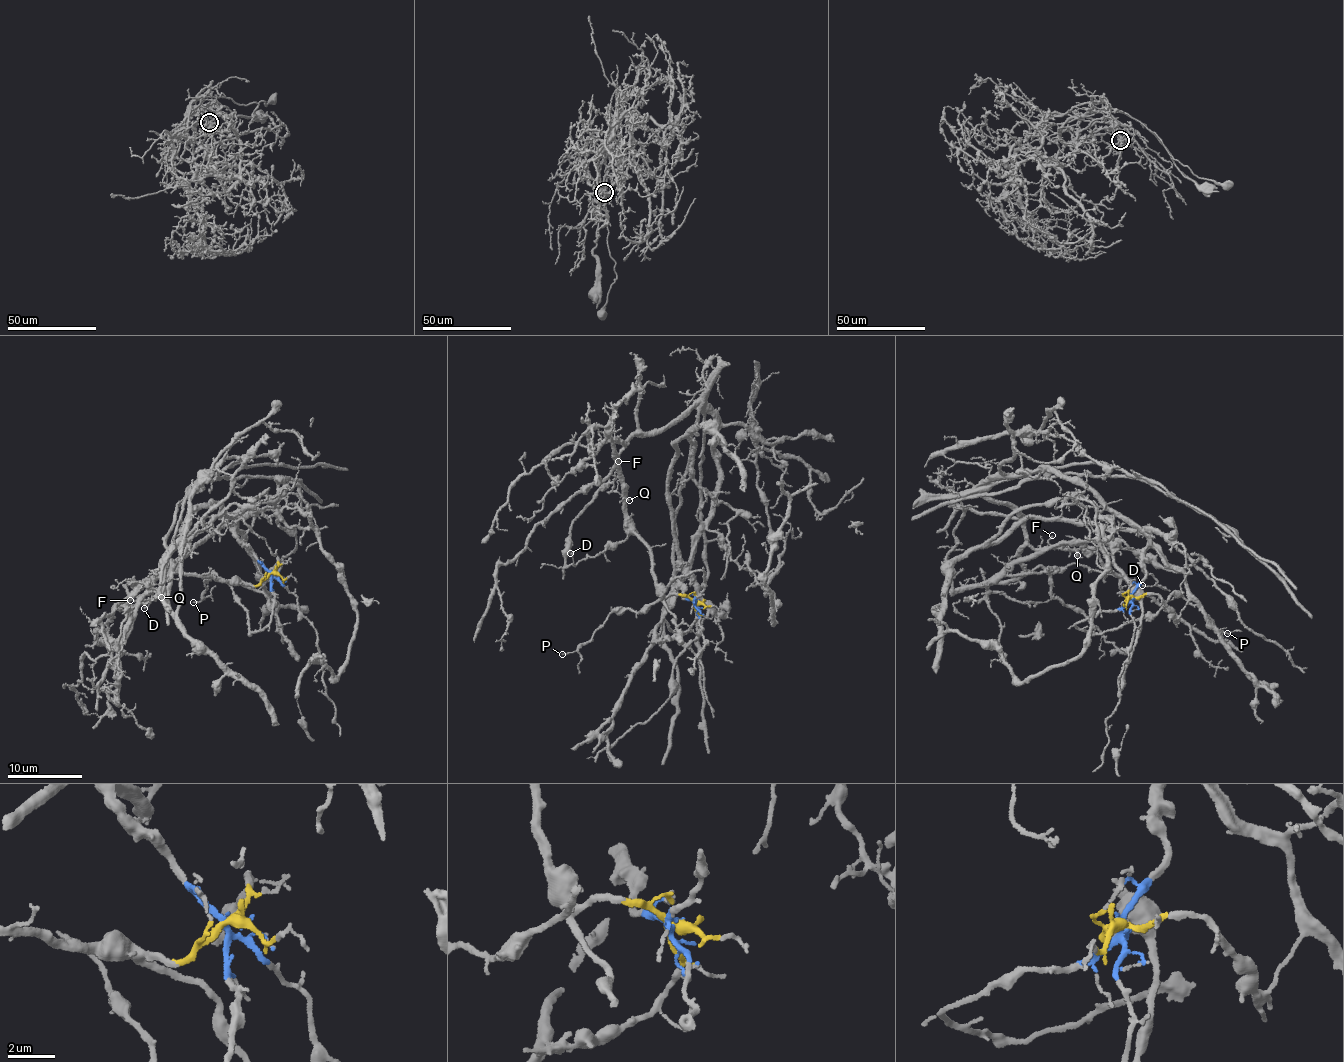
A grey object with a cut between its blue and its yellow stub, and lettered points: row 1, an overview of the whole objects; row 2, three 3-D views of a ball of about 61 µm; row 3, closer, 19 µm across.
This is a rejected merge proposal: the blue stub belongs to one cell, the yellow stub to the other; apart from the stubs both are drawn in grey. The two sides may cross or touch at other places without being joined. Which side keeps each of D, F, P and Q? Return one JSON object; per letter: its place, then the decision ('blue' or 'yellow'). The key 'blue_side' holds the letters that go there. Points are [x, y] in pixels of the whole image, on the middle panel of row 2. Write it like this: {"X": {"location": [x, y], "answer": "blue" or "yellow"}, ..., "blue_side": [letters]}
{"D": {"location": [570, 553], "answer": "yellow"}, "F": {"location": [618, 461], "answer": "yellow"}, "P": {"location": [562, 654], "answer": "blue"}, "Q": {"location": [629, 500], "answer": "yellow"}, "blue_side": ["P"]}

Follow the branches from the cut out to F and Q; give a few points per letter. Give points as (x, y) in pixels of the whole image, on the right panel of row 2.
F: (1130, 596), (1127, 601), (1134, 596), (1134, 590), (1118, 569), (1108, 545), (1073, 538), (1049, 545), (1052, 535)
Q: (1130, 596), (1127, 601), (1134, 596), (1134, 590), (1118, 569), (1108, 545), (1075, 539), (1067, 545), (1076, 556)

